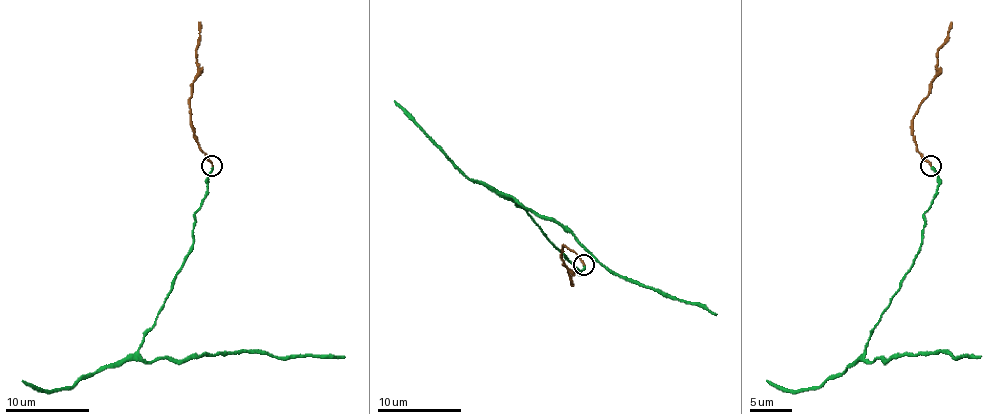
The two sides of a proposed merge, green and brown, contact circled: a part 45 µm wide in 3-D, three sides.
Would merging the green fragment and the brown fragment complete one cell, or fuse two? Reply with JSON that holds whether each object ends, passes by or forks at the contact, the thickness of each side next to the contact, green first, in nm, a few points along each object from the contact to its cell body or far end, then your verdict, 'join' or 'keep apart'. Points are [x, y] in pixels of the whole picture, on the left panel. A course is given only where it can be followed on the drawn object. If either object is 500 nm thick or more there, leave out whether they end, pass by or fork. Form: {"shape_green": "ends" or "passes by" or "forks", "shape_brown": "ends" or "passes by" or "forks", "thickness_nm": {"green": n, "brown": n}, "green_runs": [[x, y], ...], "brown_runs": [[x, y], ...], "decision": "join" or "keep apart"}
{"shape_green": "ends", "shape_brown": "ends", "thickness_nm": {"green": 200, "brown": 200}, "green_runs": [[212, 166], [206, 195], [193, 214], [191, 249], [143, 337], [141, 356], [344, 356]], "brown_runs": [[212, 166], [200, 149], [191, 117], [191, 84], [198, 73], [196, 48], [200, 38], [200, 21]], "decision": "join"}

